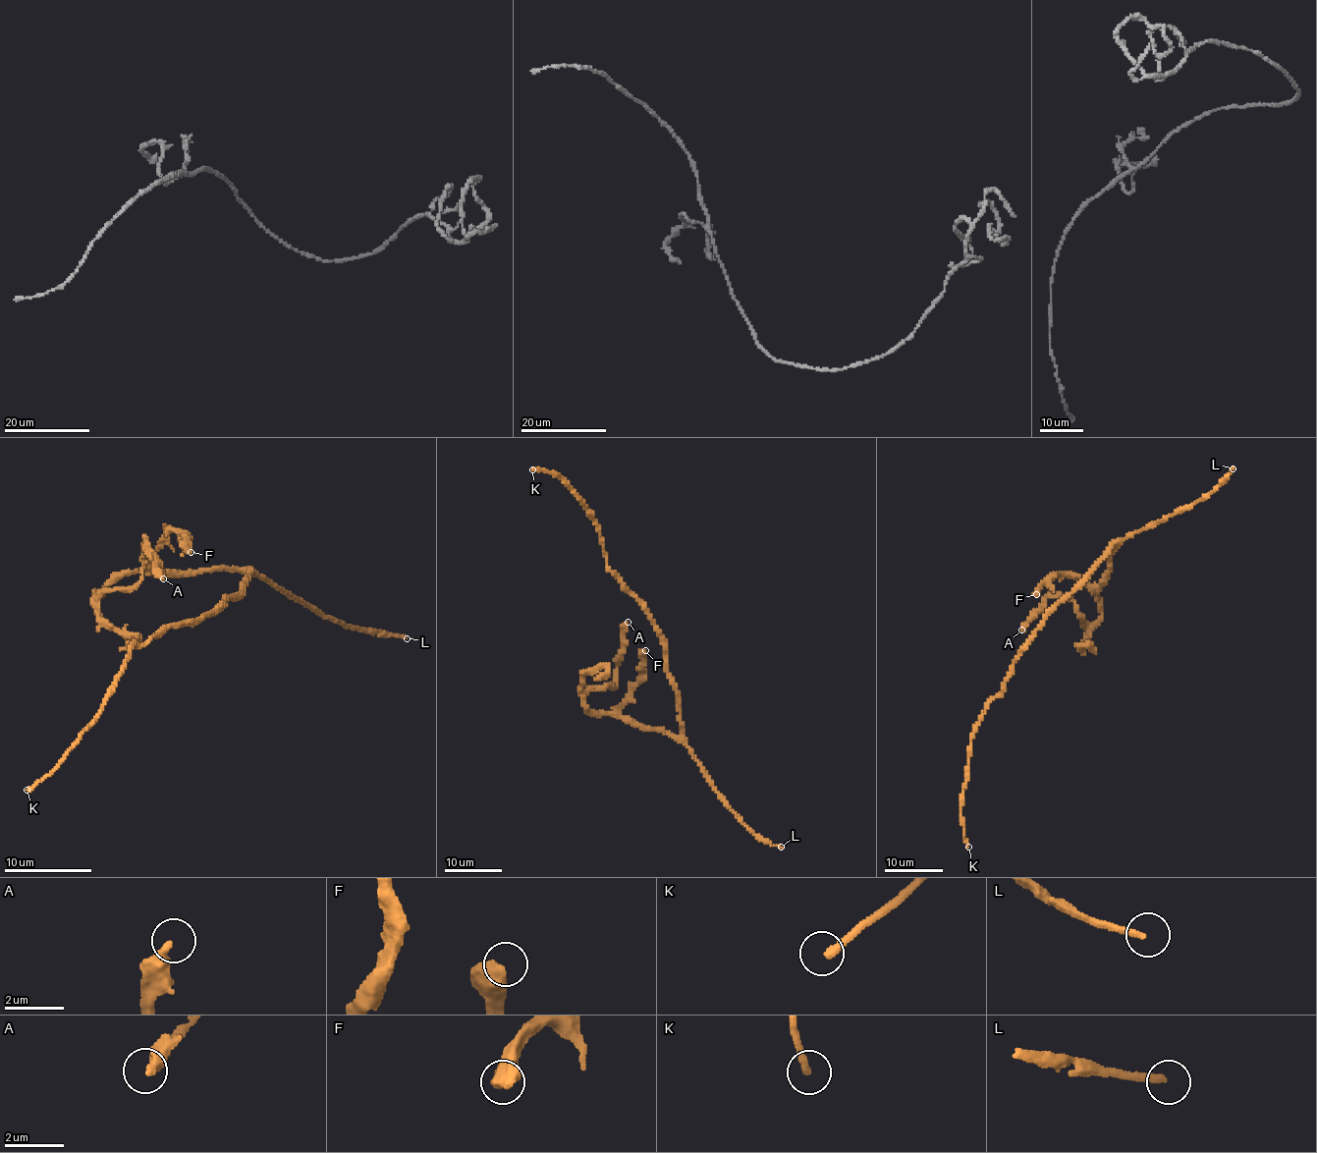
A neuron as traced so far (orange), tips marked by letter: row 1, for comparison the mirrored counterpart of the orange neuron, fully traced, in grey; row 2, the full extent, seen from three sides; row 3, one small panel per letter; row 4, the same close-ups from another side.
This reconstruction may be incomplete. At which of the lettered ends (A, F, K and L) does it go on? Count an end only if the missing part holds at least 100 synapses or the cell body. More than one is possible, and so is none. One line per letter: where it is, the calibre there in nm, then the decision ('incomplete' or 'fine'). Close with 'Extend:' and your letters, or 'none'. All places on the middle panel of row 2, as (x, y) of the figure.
A: place (628, 622); calibre 280 nm; fine
F: place (645, 650); calibre 600 nm; fine
K: place (532, 469); calibre 260 nm; fine
L: place (781, 847); calibre 220 nm; incomplete
Extend: L

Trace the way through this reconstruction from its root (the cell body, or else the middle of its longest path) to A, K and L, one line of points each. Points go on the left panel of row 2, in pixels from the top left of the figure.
A: (231, 595), (242, 590), (248, 571), (122, 573), (98, 594), (134, 587), (145, 542), (163, 578)
K: (231, 595), (217, 613), (170, 628), (144, 644), (131, 646), (131, 658), (96, 721), (48, 774), (27, 790)
L: (231, 595), (242, 590), (246, 576), (252, 572), (253, 576), (262, 578), (323, 619), (373, 634), (407, 638)

